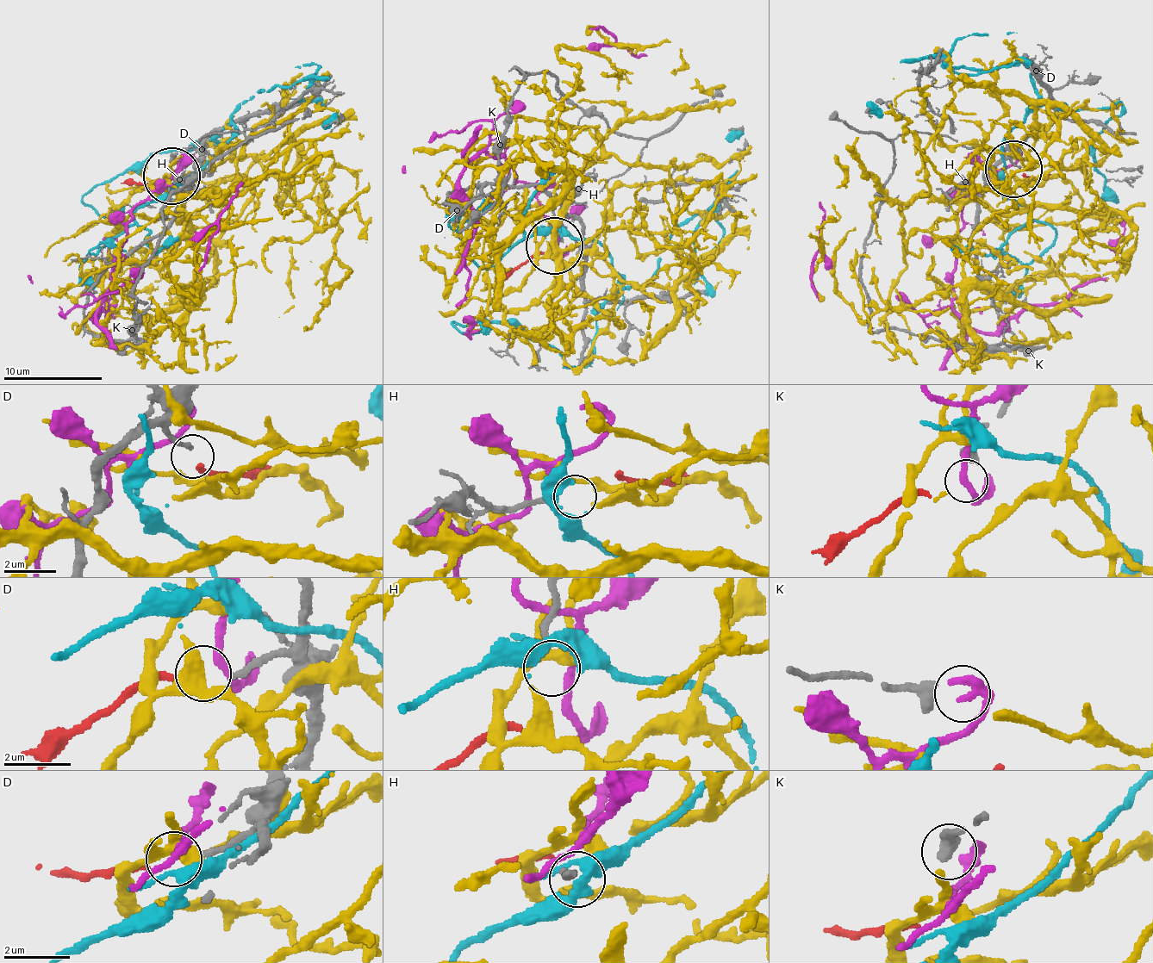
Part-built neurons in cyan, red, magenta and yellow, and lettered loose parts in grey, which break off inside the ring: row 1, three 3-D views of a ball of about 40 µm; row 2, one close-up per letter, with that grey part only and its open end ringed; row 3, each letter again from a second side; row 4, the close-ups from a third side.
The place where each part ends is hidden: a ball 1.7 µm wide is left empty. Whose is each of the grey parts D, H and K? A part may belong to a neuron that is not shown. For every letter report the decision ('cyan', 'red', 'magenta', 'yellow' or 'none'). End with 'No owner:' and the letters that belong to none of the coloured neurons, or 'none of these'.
D: red
H: none
K: none
No owner: H, K

